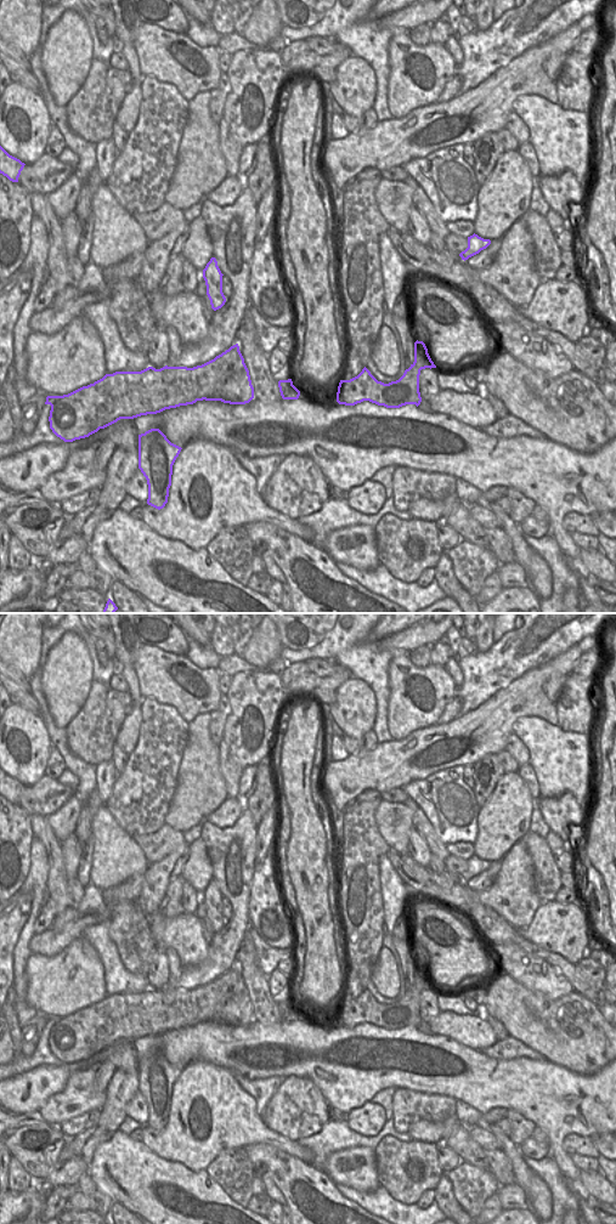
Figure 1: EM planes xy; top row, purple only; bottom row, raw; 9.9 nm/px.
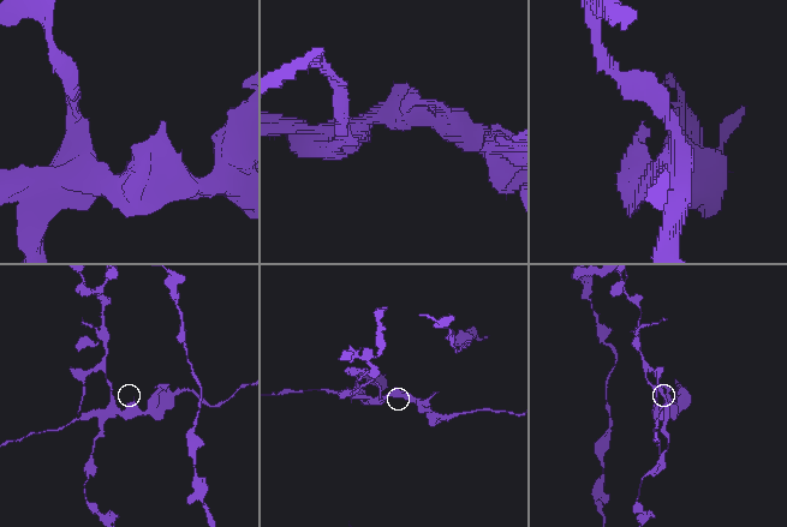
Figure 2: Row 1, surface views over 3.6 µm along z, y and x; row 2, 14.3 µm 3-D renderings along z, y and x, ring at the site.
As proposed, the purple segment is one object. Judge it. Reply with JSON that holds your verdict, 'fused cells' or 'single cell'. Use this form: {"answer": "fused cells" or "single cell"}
{"answer": "fused cells"}

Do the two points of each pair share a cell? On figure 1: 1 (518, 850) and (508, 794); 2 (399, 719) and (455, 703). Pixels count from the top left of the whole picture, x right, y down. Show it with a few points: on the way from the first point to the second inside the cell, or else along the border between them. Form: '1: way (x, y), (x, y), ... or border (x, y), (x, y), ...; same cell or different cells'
1: border (520, 839), (501, 859); different cells
2: border (455, 696), (445, 706), (435, 724); different cells

